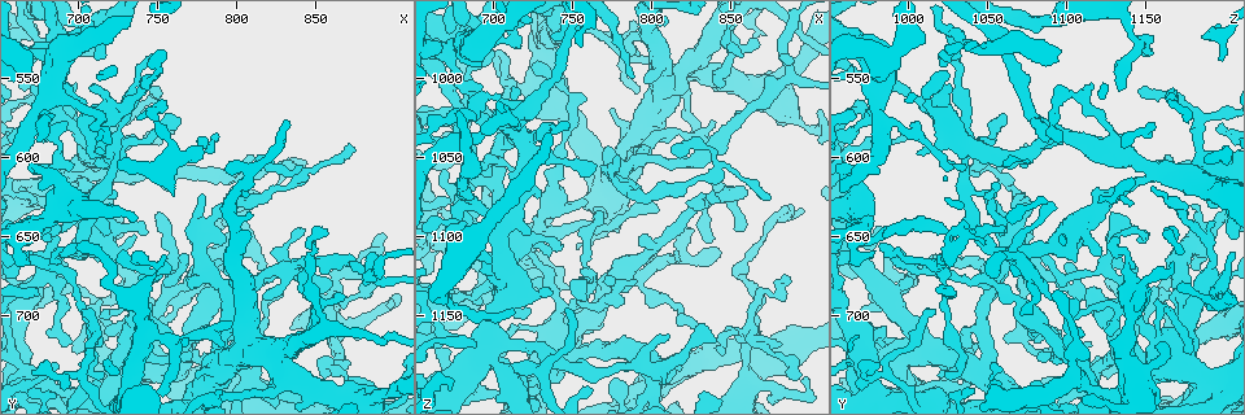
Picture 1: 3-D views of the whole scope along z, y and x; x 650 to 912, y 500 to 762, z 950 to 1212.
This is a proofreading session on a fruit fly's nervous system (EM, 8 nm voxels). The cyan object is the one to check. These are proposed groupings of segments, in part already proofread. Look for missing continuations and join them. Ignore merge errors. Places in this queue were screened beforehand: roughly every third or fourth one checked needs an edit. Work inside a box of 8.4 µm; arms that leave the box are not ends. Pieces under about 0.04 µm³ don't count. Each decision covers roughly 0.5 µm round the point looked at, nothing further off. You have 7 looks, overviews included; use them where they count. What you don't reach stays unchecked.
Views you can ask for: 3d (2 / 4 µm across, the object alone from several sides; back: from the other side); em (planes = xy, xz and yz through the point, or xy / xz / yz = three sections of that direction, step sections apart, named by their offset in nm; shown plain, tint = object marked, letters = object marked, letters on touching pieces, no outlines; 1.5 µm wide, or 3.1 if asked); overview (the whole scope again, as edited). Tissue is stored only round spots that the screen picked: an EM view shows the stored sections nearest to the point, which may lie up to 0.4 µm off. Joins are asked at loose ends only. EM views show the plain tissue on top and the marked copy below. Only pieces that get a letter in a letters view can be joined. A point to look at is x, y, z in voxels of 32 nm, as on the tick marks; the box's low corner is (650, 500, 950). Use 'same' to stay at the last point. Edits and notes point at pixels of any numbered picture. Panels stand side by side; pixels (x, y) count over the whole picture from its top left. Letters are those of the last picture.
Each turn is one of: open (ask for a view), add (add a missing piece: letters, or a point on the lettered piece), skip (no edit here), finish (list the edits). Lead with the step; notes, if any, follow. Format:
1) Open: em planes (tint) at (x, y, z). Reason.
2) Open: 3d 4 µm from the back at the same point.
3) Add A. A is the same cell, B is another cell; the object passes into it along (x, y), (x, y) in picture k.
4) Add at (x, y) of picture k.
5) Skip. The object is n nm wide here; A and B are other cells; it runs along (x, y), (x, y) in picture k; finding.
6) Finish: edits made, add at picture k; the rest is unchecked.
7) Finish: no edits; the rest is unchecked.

Open: 3d 4 µm at (746, 554, 1146). Thin end.

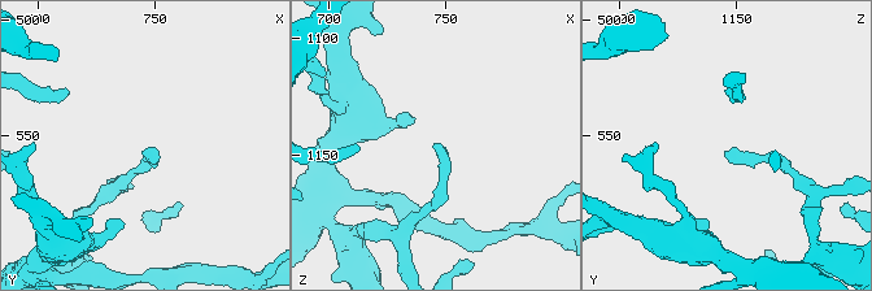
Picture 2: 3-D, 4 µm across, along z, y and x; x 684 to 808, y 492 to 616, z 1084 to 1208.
Open: em planes (tint) at (746, 557, 1146). Shape alone is not enough.

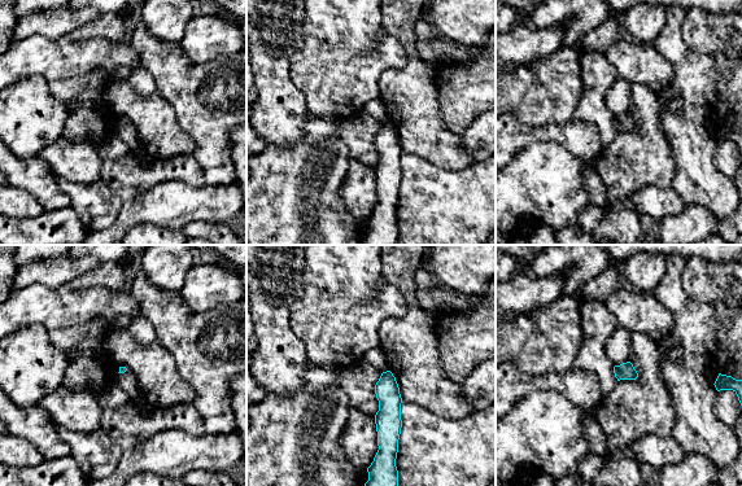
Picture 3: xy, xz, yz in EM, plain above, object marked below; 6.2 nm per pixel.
Open: em planes (letters) at the same point.

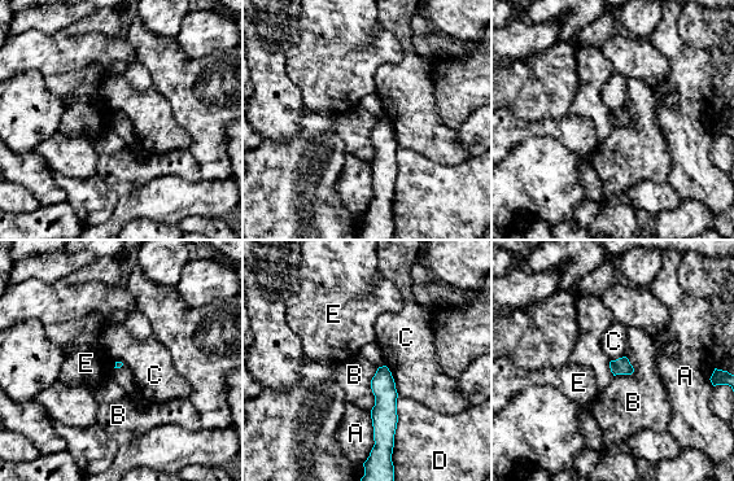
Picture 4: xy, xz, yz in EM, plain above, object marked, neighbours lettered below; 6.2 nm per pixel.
Skip. The longest contact is with D, 340 nm; A, B, C, D and E are other cells; a border runs along (385, 364), (398, 393) in picture 4; no lettered piece goes on from it.

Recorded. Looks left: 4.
Open: 3d 2 µm from the back at (860, 646, 986). End of a long branch.

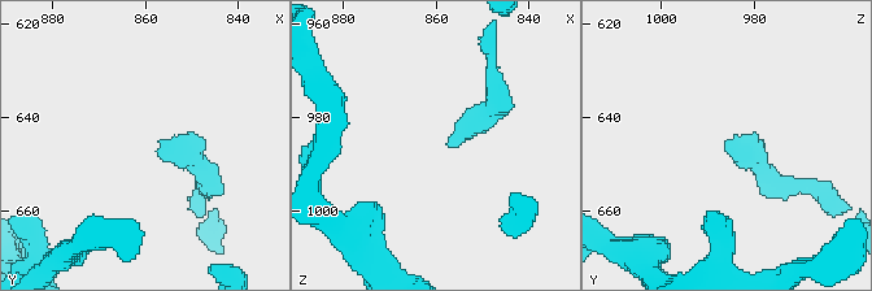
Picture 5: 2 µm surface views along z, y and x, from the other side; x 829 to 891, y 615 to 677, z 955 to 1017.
Open: em xz step 8 (tint) at (857, 648, 986). Need the tissue.

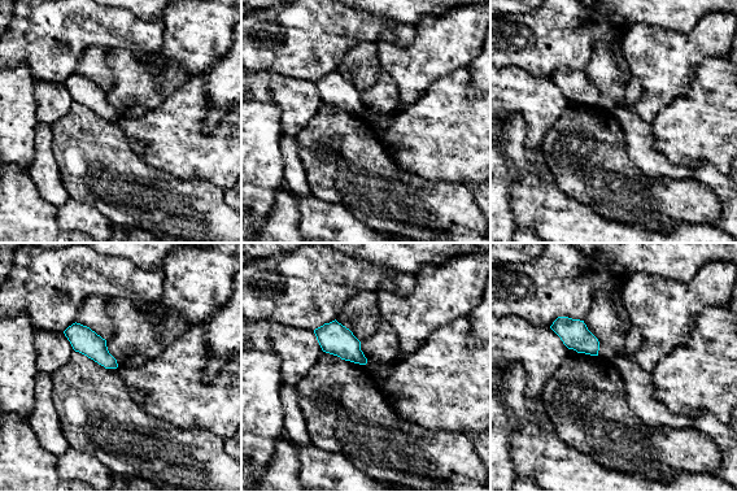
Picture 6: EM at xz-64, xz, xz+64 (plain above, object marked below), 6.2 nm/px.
Open: em planes (letters) at the same point.

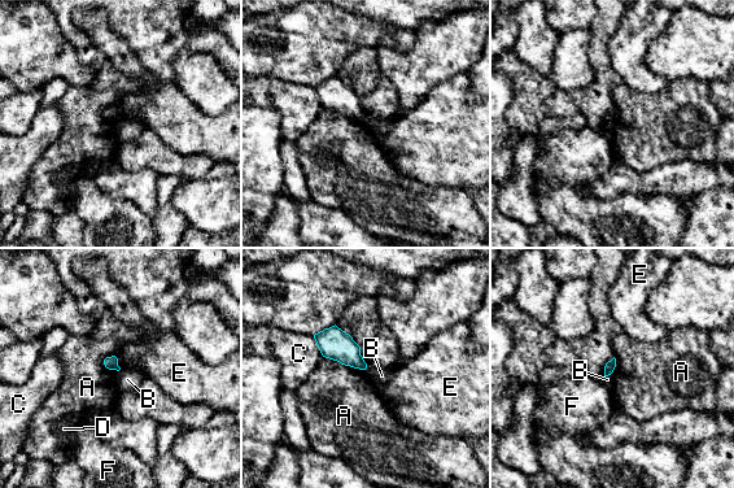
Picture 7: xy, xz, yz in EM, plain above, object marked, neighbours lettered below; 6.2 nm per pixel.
Skip. A, B, C, D, E and F are other cells; a border runs along (323, 356), (365, 370) in picture 7; no lettered piece goes on from it.

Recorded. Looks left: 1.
Finish: no edits; the rest is unchecked.

